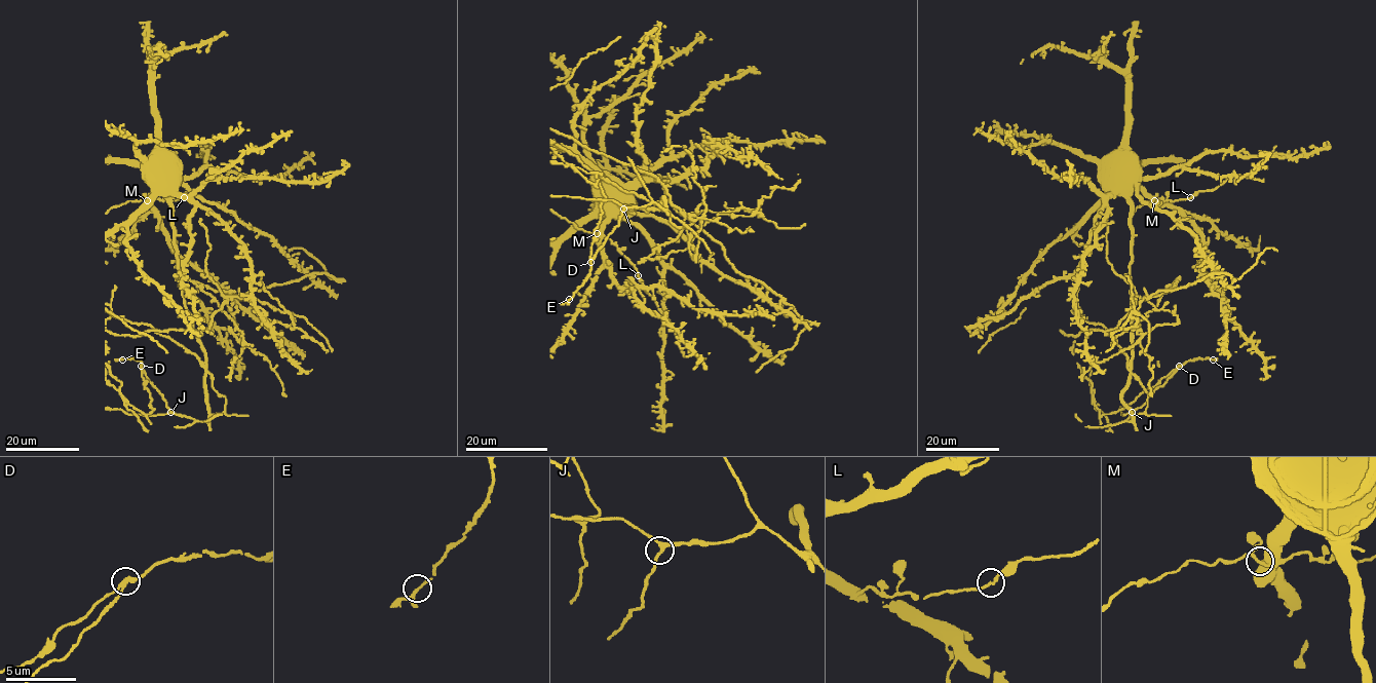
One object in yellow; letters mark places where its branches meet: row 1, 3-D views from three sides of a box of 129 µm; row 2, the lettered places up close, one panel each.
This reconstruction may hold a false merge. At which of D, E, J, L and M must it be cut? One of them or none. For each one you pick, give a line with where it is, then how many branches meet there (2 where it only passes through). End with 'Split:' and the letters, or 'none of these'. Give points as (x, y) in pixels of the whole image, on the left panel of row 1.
D: at (141, 366); 3 branches meet
Split: D

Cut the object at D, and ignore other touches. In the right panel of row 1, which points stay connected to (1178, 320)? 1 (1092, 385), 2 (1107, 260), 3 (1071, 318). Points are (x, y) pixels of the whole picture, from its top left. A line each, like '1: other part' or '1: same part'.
1: same part
2: same part
3: other part

